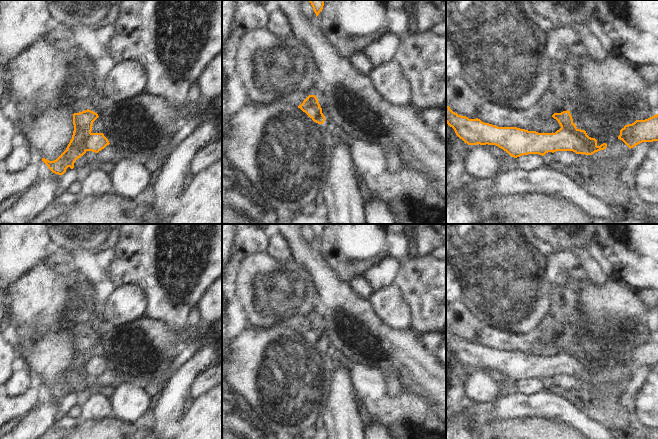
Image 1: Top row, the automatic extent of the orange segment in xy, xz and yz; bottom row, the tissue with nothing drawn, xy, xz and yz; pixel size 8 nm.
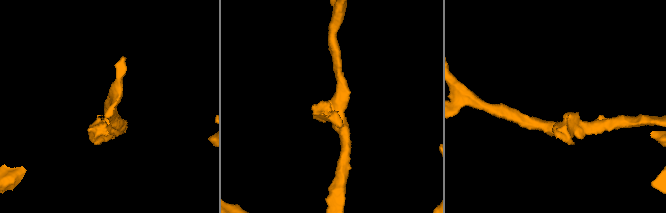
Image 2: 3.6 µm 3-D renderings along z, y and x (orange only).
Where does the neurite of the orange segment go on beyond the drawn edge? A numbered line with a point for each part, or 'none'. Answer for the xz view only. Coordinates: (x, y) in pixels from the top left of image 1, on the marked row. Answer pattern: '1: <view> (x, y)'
none

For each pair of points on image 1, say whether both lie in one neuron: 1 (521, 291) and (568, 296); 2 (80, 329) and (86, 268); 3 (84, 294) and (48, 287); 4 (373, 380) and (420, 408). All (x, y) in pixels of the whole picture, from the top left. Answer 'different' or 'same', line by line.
1: different
2: same
3: different
4: same

